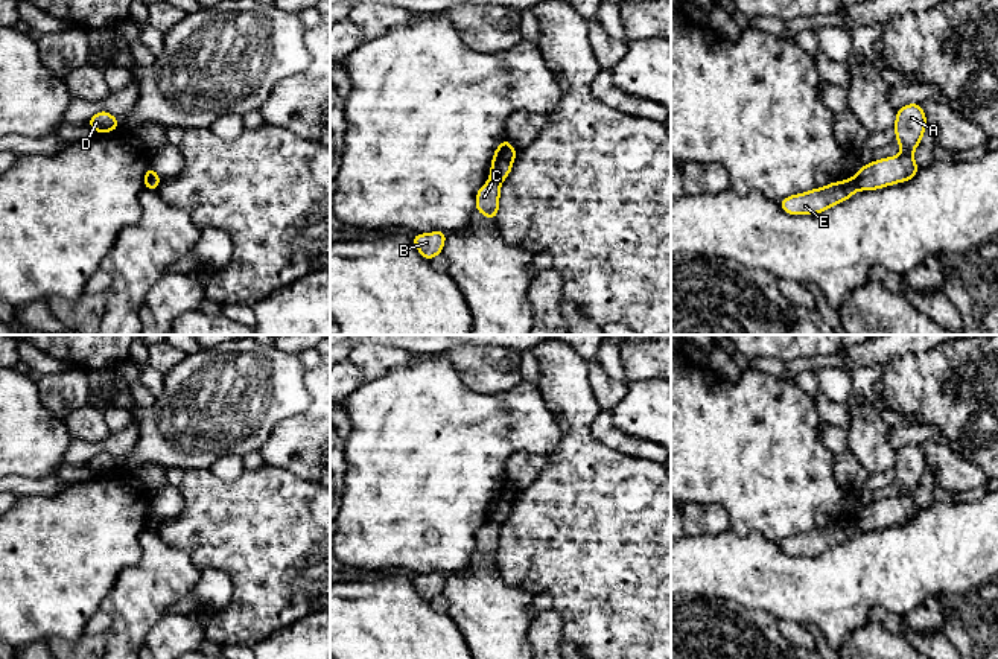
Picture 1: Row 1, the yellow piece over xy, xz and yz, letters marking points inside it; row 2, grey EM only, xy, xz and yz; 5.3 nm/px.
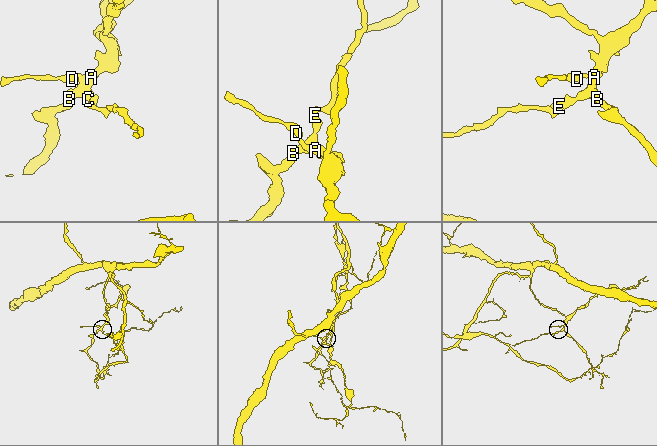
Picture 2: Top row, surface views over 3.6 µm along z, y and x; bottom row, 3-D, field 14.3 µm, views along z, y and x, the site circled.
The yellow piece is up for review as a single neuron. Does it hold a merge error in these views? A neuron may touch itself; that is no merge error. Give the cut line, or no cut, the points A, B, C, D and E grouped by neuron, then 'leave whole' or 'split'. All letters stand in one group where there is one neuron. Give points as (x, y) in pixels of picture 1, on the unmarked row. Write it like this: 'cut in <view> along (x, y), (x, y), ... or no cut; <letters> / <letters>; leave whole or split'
cut in yz along (854, 518), (858, 530); A B C D / E; split

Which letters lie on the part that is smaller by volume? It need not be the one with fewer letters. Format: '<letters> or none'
E

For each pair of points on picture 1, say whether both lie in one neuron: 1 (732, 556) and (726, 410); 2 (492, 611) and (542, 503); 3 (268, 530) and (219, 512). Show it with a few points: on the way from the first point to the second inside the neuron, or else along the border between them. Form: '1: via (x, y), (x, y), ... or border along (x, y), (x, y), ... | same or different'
1: border along (729, 528), (738, 534), (758, 531), (765, 539) | different
2: border along (495, 560), (496, 571), (505, 580), (521, 586) | different
3: via (256, 528), (232, 527), (228, 524) | same

